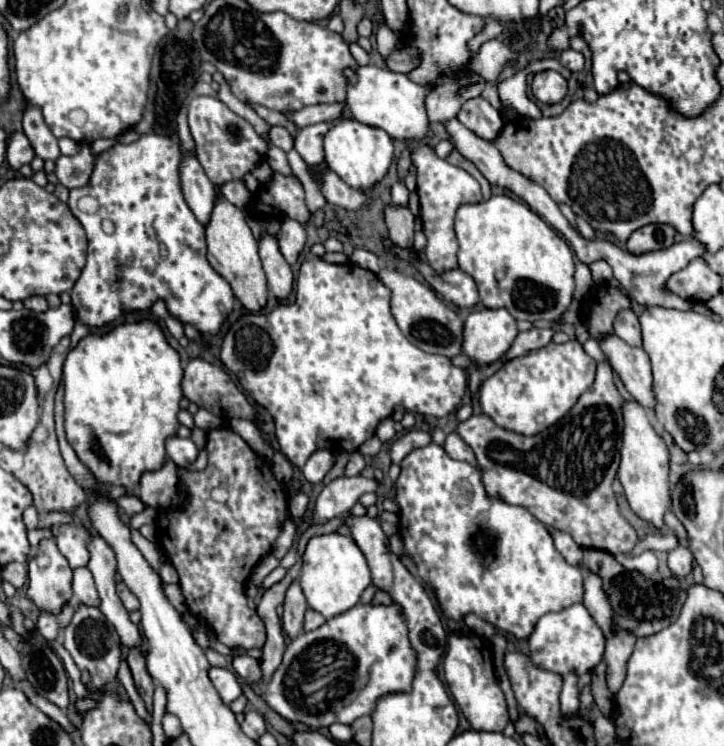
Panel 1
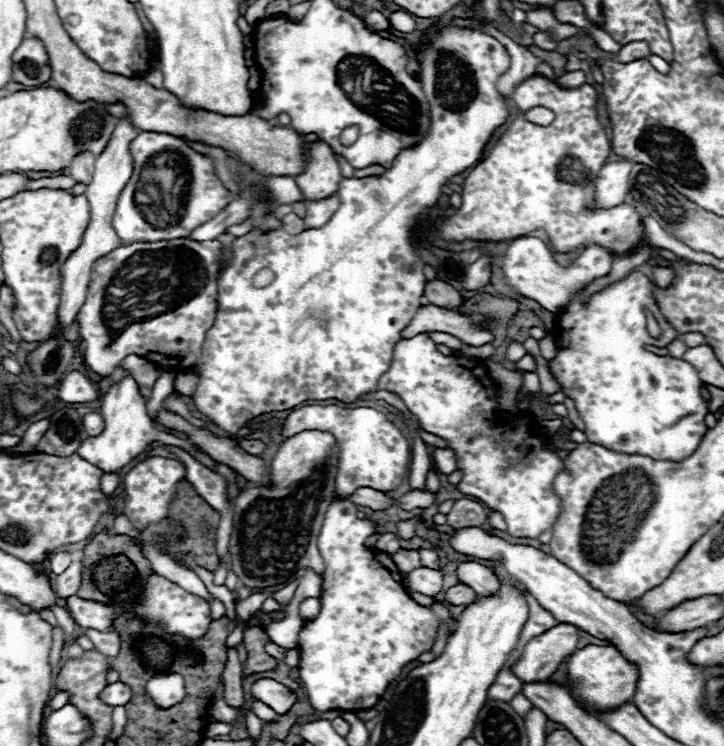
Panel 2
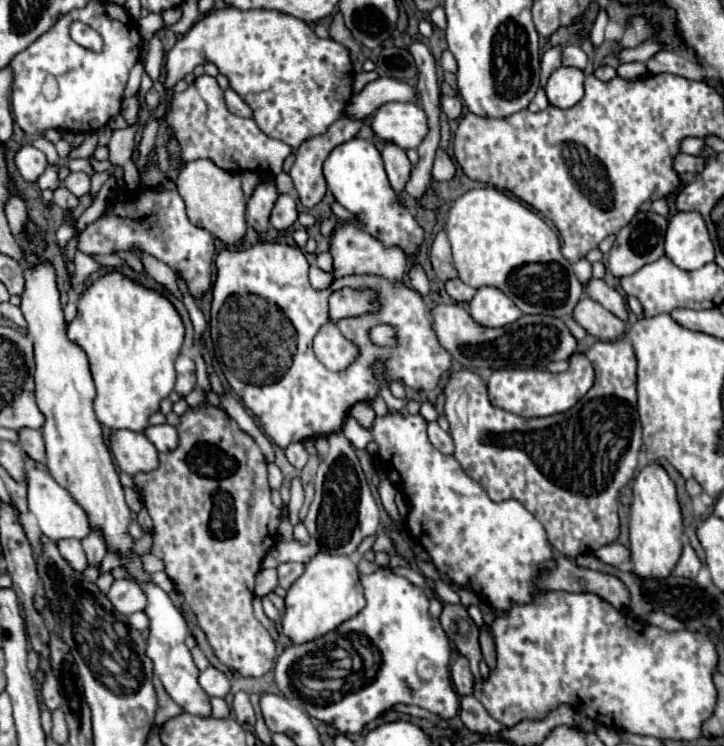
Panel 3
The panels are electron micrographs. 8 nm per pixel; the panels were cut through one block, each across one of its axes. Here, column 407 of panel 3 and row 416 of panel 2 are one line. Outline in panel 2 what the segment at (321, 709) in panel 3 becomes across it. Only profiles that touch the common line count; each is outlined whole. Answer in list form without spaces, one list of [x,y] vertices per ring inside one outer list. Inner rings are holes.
[[[632,272],[626,278],[592,294],[592,298],[588,298],[586,304],[582,304],[582,296],[576,294],[558,312],[556,322],[558,352],[554,360],[548,360],[548,366],[554,380],[562,386],[562,392],[574,400],[578,416],[586,424],[586,436],[590,442],[600,444],[614,452],[650,456],[652,460],[670,460],[670,462],[680,462],[698,448],[700,440],[708,430],[706,424],[702,424],[704,416],[708,414],[708,404],[700,396],[702,380],[698,378],[696,368],[672,356],[656,356],[644,348],[646,344],[666,346],[674,338],[678,338],[678,334],[658,312],[652,300],[652,282],[642,272]],[[646,310],[652,312],[662,330],[658,338],[652,338],[646,330]]]

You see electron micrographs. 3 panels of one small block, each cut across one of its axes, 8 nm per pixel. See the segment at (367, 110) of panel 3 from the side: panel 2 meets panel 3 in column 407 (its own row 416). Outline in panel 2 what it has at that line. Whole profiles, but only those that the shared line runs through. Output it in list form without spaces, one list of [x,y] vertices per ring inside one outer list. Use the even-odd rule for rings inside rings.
[[[88,412],[82,420],[84,424],[84,430],[90,434],[90,436],[96,436],[104,430],[104,420],[102,420],[102,414],[100,412]]]

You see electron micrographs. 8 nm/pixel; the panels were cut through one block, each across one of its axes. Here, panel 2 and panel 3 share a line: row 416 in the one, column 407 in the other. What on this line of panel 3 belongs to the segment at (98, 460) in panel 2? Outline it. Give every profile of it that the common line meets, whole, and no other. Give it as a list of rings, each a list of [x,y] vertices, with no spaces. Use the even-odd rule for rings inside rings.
[[[388,102],[372,114],[372,130],[384,142],[392,142],[402,150],[418,148],[428,134],[426,114],[410,102]]]

